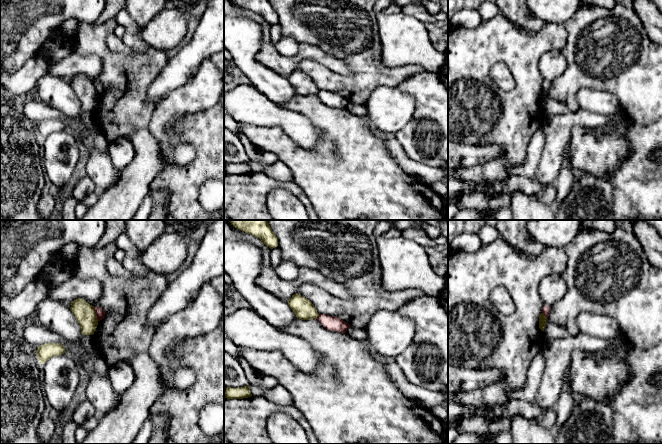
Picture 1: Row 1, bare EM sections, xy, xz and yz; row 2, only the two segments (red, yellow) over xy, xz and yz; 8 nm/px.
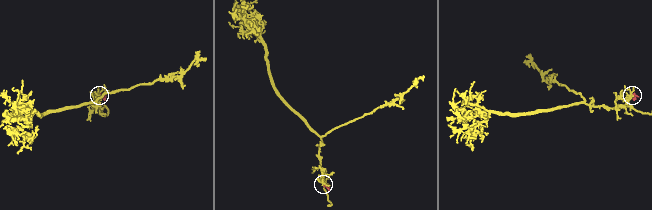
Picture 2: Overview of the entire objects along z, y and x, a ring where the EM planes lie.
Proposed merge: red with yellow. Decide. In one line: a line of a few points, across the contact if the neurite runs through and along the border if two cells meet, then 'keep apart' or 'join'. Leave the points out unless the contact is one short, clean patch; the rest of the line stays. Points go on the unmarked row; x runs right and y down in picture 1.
line xy (93, 83), (98, 96); keep apart

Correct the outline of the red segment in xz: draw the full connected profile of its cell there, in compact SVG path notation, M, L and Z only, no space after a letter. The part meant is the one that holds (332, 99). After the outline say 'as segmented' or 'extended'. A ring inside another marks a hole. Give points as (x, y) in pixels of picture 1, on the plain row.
M319 90L317 96L327 105L330 107L346 109L347 105L350 101L339 95L335 92L328 92L326 90Z; as segmented

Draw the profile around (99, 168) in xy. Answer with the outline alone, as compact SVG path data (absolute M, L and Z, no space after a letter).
M94 149L90 153L86 175L95 183L99 192L109 189L117 182L119 170L113 166L108 149Z

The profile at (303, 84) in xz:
M298 69L294 70L287 78L296 93L301 96L317 95L319 92L312 78Z

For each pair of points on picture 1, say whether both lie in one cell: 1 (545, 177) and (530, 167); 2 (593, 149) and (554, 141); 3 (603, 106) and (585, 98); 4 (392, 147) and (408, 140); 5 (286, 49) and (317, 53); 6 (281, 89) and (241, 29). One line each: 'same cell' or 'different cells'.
1: different cells
2: different cells
3: same cell
4: different cells
5: different cells
6: same cell

